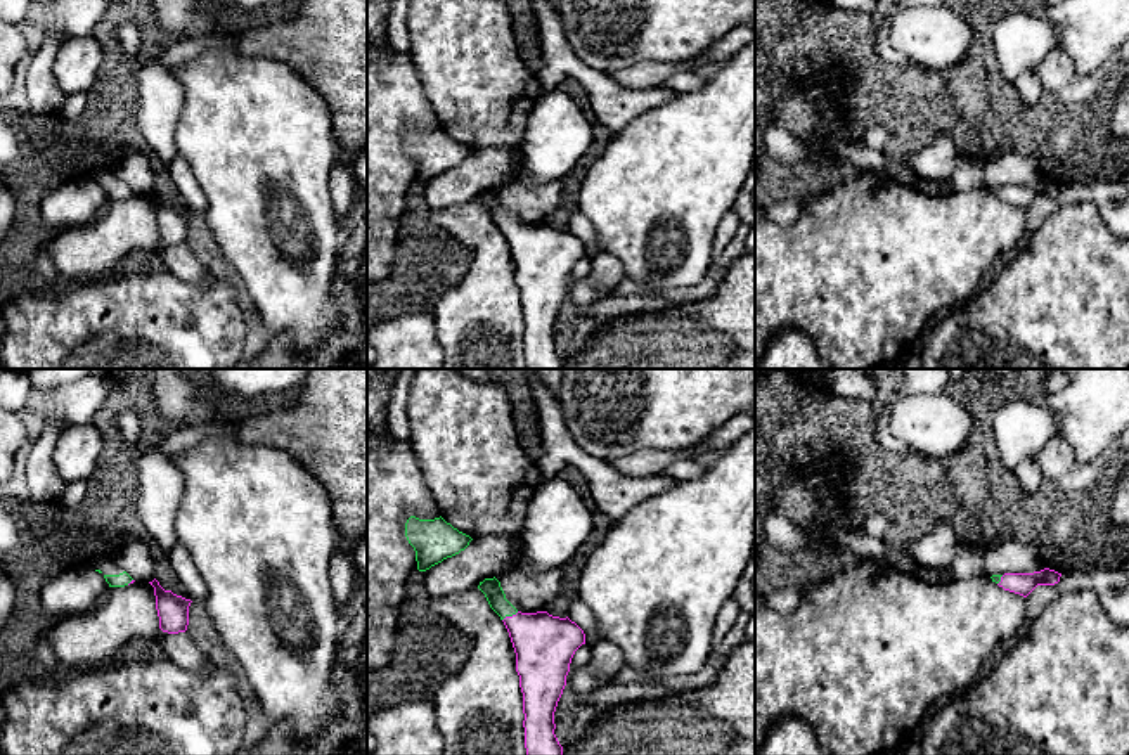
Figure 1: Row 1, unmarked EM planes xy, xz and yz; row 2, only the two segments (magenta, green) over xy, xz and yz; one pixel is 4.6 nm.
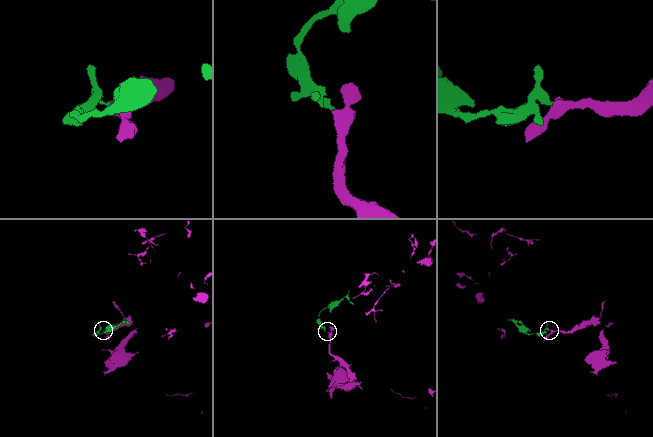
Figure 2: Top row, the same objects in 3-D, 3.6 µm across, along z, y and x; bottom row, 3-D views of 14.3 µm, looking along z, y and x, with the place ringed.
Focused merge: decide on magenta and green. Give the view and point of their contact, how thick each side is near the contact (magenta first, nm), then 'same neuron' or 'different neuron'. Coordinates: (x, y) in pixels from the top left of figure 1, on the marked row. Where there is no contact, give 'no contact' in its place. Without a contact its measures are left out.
contact xz (509, 617); calibres 280 and 90 nm; same neuron

